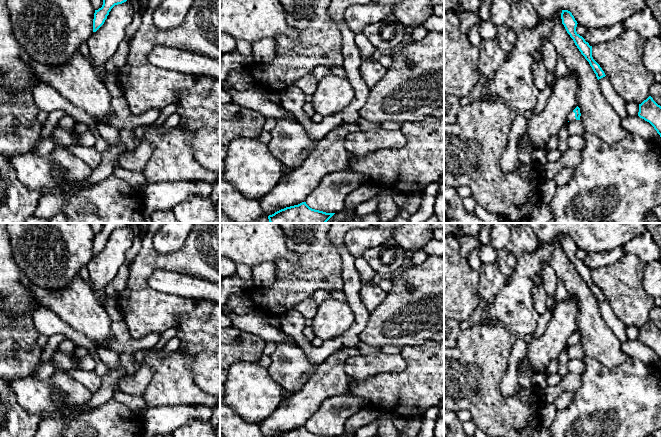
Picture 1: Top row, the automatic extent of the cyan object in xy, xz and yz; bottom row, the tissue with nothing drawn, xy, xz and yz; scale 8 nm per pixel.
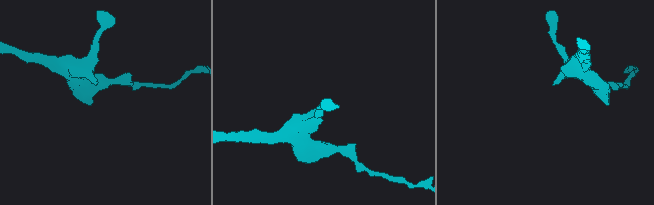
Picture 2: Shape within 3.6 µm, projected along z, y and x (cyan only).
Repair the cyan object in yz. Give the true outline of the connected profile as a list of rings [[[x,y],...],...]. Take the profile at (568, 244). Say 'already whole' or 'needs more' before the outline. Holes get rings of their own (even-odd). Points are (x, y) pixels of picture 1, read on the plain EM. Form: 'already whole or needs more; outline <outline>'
already whole; outline [[[562,234],[561,243],[562,243],[562,248],[564,249],[567,257],[573,263],[575,269],[577,270],[581,278],[589,286],[594,297],[596,298],[597,303],[599,304],[605,301],[606,299],[604,295],[592,281],[592,270],[590,270],[589,267],[586,266],[585,263],[576,256],[576,251],[578,247],[575,244],[572,237],[568,234]]]

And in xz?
already whole; outline [[[302,426],[298,429],[281,433],[275,437],[326,437],[326,436],[312,433],[306,428],[306,426]]]

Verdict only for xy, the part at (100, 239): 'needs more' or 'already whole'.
already whole

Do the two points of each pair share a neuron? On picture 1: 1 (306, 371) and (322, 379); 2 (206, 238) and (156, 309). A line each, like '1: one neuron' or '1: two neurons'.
1: two neurons
2: one neuron

